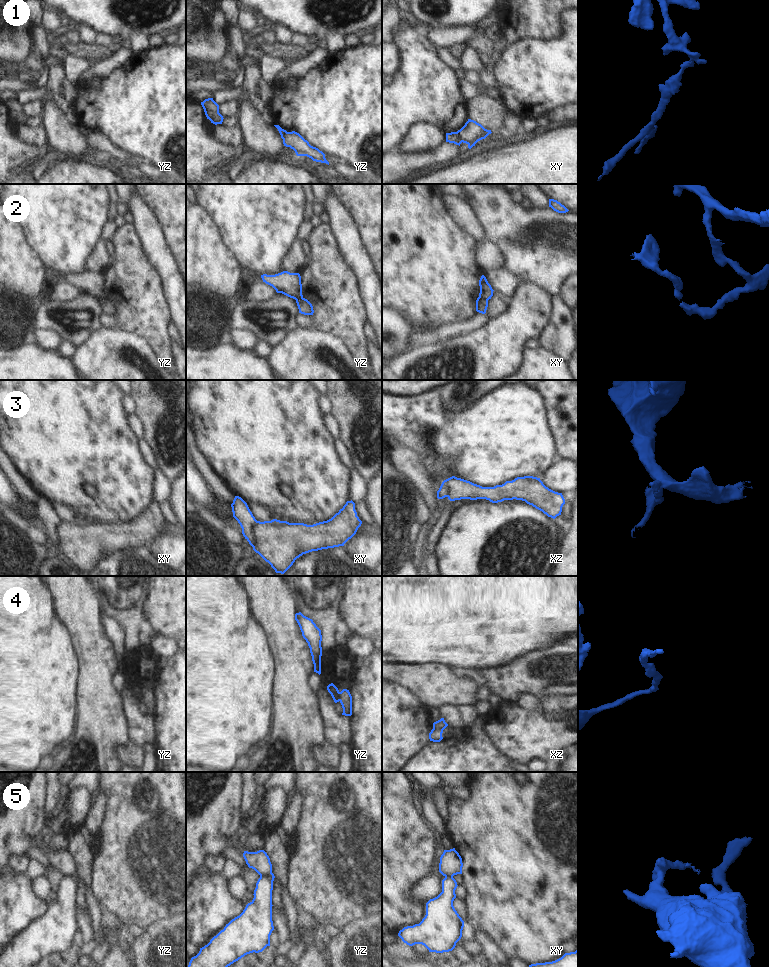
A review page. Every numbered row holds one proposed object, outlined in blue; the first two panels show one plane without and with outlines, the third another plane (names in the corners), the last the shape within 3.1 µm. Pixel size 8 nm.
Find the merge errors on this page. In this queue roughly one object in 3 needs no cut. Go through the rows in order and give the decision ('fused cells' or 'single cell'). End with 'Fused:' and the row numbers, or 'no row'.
1: fused cells
2: fused cells
3: fused cells
4: fused cells
5: fused cells
Fused: 1, 2, 3, 4, 5

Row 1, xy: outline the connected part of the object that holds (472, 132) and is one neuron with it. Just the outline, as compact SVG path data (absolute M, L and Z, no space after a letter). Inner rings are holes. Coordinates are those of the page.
M468 119L465 125L457 131L461 141L466 143L469 149L475 146L478 141L485 139L491 133L491 130L485 129L481 124L471 119Z

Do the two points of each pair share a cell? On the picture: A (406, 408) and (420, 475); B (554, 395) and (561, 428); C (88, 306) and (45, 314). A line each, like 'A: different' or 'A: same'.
A: different
B: same
C: same

